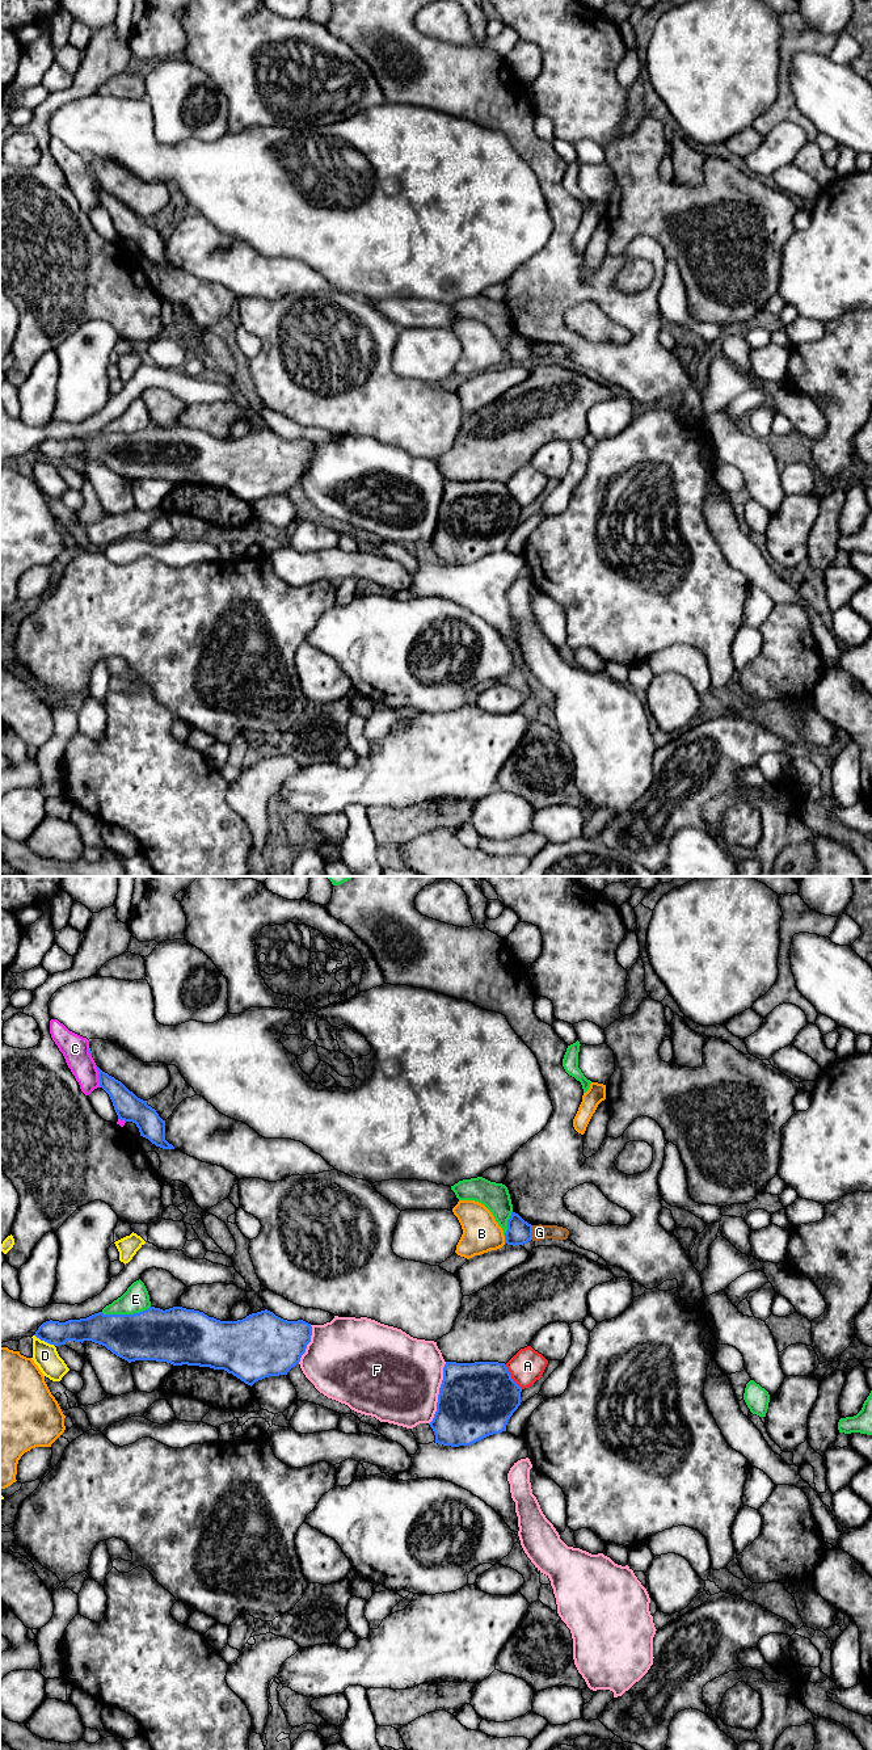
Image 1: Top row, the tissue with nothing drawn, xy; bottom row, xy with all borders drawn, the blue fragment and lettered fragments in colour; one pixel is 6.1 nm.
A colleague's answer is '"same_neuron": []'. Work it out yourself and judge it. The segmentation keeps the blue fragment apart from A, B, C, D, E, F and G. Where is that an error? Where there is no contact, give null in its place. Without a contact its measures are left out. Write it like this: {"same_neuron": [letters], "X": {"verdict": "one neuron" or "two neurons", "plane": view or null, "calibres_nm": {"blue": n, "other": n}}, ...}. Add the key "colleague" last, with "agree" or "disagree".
{"same_neuron": [], "A": {"verdict": "two neurons", "plane": "xy", "calibres_nm": {"blue": 460, "other": 200}}, "B": {"verdict": "two neurons", "plane": "xy", "calibres_nm": {"blue": 150, "other": 240}}, "C": {"verdict": "two neurons", "plane": "xy", "calibres_nm": {"blue": 160, "other": 170}}, "D": {"verdict": "two neurons", "plane": "xy", "calibres_nm": {"blue": 150, "other": 160}}, "E": {"verdict": "two neurons", "plane": "xy", "calibres_nm": {"blue": 320, "other": 160}}, "F": {"verdict": "two neurons", "plane": "xy", "calibres_nm": {"blue": 460, "other": 480}}, "G": {"verdict": "two neurons", "plane": "xy", "calibres_nm": {"blue": 150, "other": 100}}, "colleague": "agree"}

